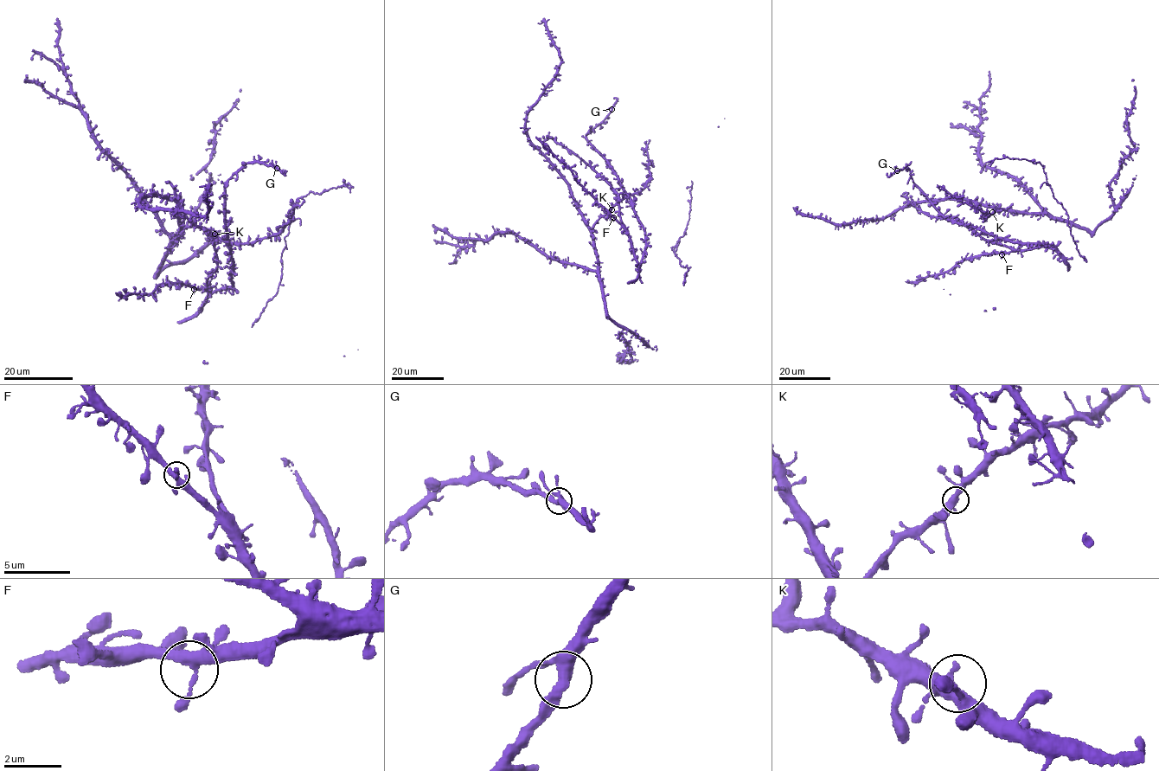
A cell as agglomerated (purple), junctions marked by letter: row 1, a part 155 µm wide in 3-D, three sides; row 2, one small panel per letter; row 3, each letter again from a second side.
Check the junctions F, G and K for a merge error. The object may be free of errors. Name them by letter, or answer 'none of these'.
none of these

